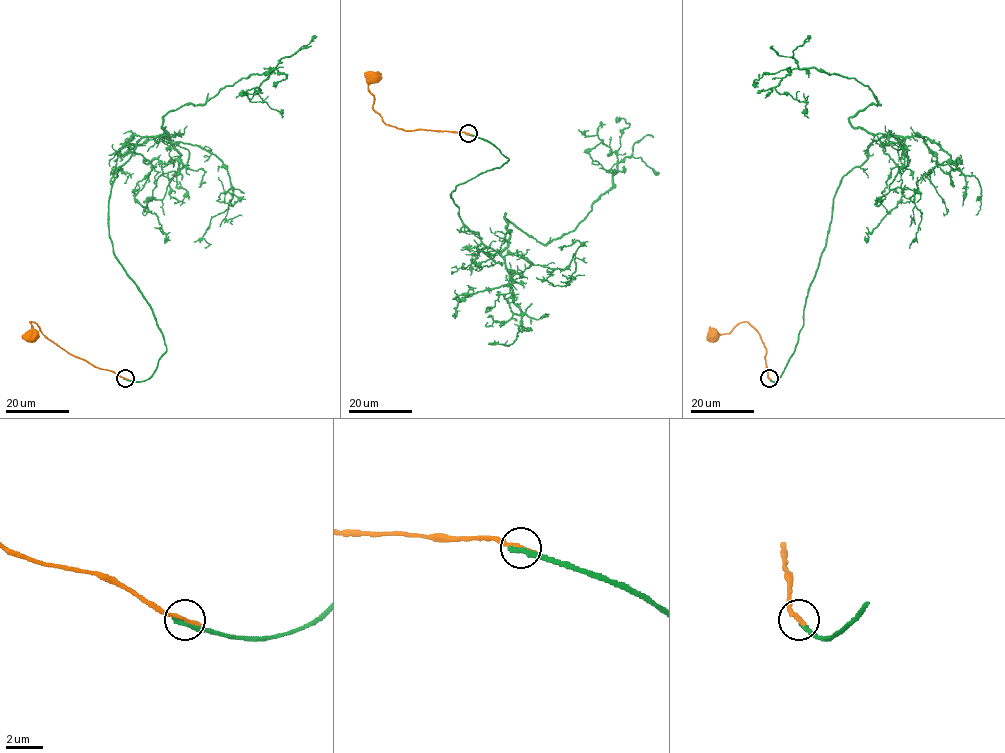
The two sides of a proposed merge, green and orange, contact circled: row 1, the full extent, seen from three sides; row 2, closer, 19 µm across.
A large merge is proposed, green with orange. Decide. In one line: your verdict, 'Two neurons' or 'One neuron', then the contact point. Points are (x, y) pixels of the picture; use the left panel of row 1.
Two neurons. Place: (125, 378)

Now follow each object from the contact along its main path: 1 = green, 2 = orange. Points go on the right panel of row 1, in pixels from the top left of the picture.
1: (769, 378), (840, 180), (887, 136), (851, 124), (880, 104), (867, 86), (789, 69), (775, 89), (809, 118)
2: (769, 378), (765, 345), (760, 334), (748, 322), (739, 322), (716, 339), (711, 337)

